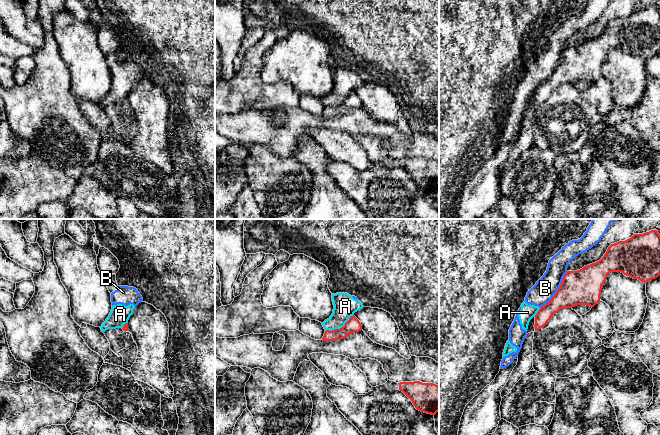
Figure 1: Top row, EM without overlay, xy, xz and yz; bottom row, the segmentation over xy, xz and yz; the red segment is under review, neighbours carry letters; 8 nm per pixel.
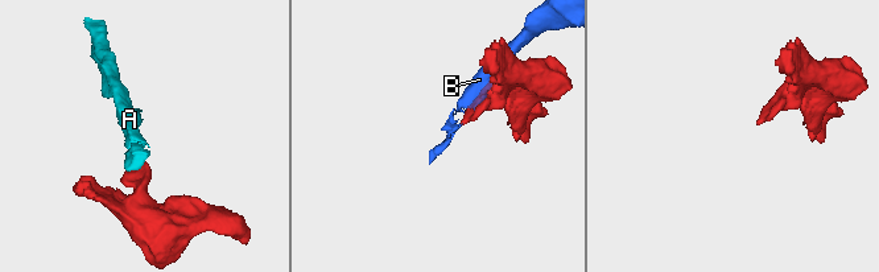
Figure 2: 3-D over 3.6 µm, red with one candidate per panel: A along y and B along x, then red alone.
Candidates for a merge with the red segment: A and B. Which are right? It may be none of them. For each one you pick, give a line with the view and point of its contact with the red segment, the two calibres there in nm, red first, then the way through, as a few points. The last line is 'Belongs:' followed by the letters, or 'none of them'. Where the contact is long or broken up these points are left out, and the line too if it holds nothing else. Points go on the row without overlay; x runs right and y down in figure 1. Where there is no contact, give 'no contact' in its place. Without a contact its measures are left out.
Belongs: none of them

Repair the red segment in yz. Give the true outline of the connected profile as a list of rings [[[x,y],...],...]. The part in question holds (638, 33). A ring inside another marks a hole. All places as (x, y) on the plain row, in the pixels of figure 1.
[[[651,6],[643,10],[634,10],[625,17],[611,20],[599,37],[577,47],[567,47],[558,67],[548,79],[540,83],[535,91],[535,107],[544,103],[562,84],[572,84],[577,81],[594,83],[600,77],[601,66],[607,51],[611,48],[621,48],[644,59],[657,54],[660,51],[660,10],[658,7]]]

